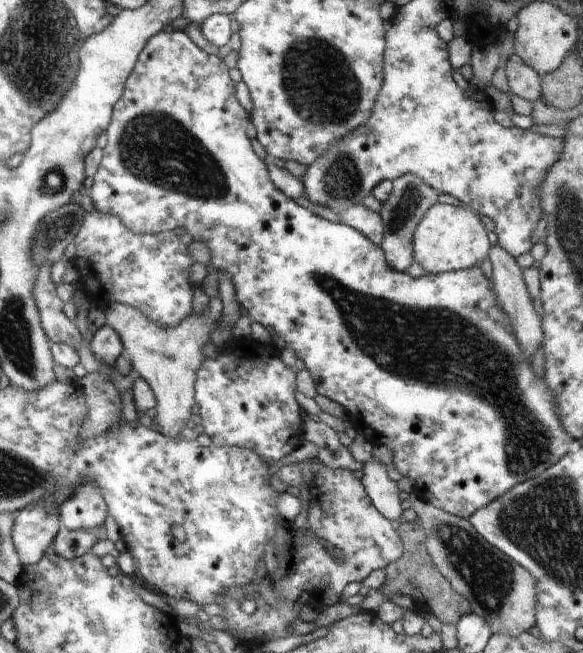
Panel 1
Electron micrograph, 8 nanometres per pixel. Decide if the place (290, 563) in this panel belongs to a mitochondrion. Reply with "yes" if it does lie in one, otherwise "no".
no

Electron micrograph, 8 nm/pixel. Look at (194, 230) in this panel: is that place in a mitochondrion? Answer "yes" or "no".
no

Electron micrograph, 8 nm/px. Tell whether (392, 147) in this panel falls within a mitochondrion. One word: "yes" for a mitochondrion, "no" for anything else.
no

